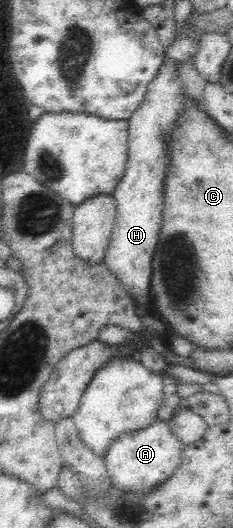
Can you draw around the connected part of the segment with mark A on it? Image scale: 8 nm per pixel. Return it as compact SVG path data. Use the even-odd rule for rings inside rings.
M155 419L153 424L138 431L127 431L119 435L105 451L101 459L105 462L109 477L114 485L129 493L147 493L157 483L171 477L181 463L184 444L174 436L168 420Z

